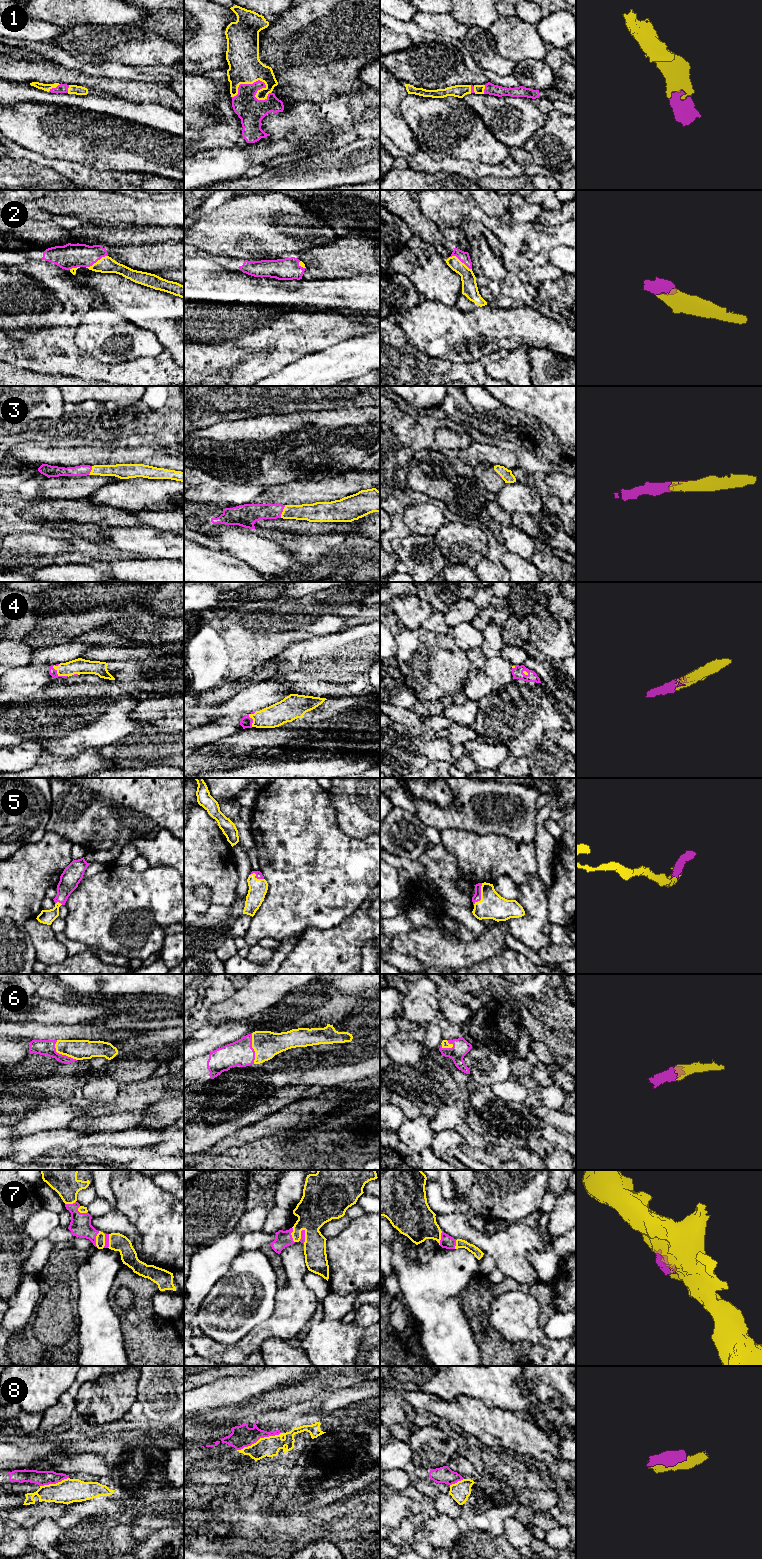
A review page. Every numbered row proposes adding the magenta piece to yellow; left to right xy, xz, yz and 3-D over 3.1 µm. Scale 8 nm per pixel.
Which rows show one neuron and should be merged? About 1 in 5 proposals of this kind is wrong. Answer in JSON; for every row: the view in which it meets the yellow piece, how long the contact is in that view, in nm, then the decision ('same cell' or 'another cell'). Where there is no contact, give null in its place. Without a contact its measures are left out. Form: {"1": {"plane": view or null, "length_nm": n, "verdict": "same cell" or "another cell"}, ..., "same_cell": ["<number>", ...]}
{"1": {"plane": "xz", "length_nm": 320, "verdict": "same cell"}, "2": {"plane": "xy", "length_nm": 200, "verdict": "same cell"}, "3": {"plane": "xz", "length_nm": 110, "verdict": "same cell"}, "4": {"plane": "xy", "length_nm": 160, "verdict": "same cell"}, "5": {"plane": "yz", "length_nm": 190, "verdict": "same cell"}, "6": {"plane": "xy", "length_nm": 240, "verdict": "same cell"}, "7": {"plane": "xy", "length_nm": 130, "verdict": "same cell"}, "8": {"plane": "xz", "length_nm": 380, "verdict": "another cell"}, "same_cell": ["1", "2", "3", "4", "5", "6", "7"]}

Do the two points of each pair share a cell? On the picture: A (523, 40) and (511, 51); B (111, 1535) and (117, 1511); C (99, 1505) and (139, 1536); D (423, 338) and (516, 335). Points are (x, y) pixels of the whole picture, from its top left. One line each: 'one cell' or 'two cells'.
A: one cell
B: two cells
C: two cells
D: one cell

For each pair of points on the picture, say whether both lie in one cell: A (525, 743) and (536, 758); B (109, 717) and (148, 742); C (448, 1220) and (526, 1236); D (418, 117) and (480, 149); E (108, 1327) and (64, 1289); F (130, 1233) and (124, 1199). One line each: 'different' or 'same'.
A: different
B: different
C: same
D: same
E: different
F: different

